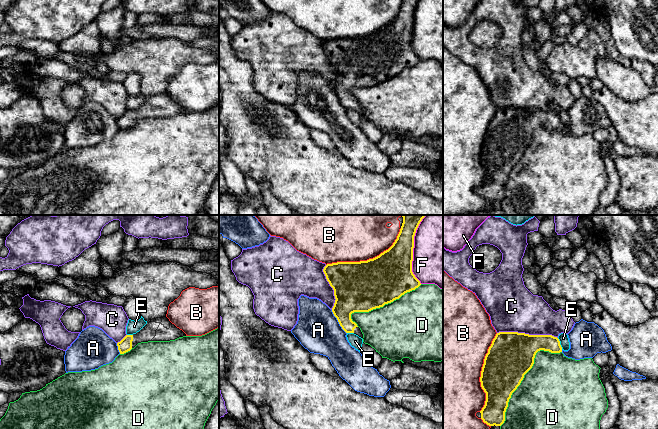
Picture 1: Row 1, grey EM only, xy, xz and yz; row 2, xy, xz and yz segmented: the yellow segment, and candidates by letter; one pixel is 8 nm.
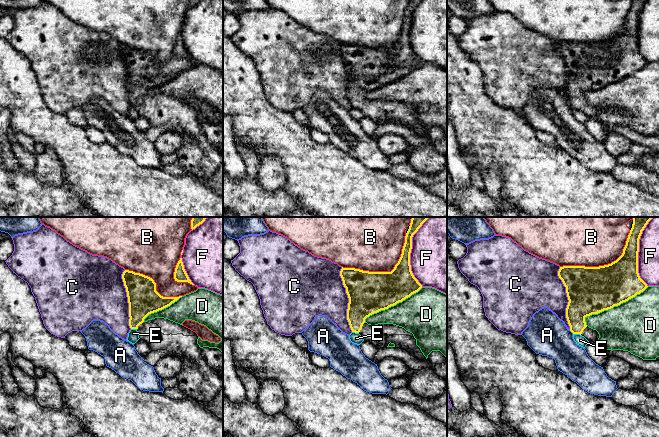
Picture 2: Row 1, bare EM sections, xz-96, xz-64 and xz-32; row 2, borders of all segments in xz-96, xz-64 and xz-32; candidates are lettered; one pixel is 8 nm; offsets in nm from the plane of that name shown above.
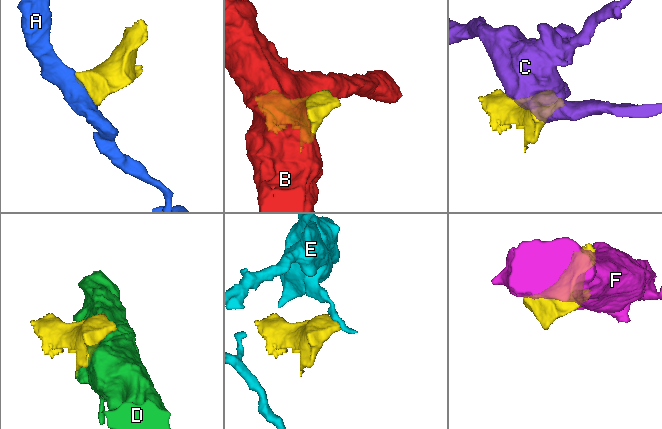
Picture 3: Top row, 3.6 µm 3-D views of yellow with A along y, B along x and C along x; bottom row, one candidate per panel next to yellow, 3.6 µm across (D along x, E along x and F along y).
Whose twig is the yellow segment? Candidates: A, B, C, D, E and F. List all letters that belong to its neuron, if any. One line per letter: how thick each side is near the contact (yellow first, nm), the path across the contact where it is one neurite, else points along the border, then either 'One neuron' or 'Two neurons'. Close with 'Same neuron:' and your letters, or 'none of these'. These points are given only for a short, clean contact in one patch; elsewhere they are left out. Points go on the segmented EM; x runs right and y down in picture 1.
A: Thickness 280 nm (yellow) against 360 nm. Two neurons
B: Thickness 400 nm (yellow) against 480 nm. Two neurons
C: Thickness 380 nm (yellow) against 380 nm. Two neurons
D: Thickness 380 nm (yellow) against 500 nm. Two neurons
E: Thickness 180 nm (yellow) against 80 nm. Boundary: yz (557, 338), (562, 349). Two neurons
F: Thickness 340 nm (yellow) against 480 nm. Two neurons
Same neuron: none of these

